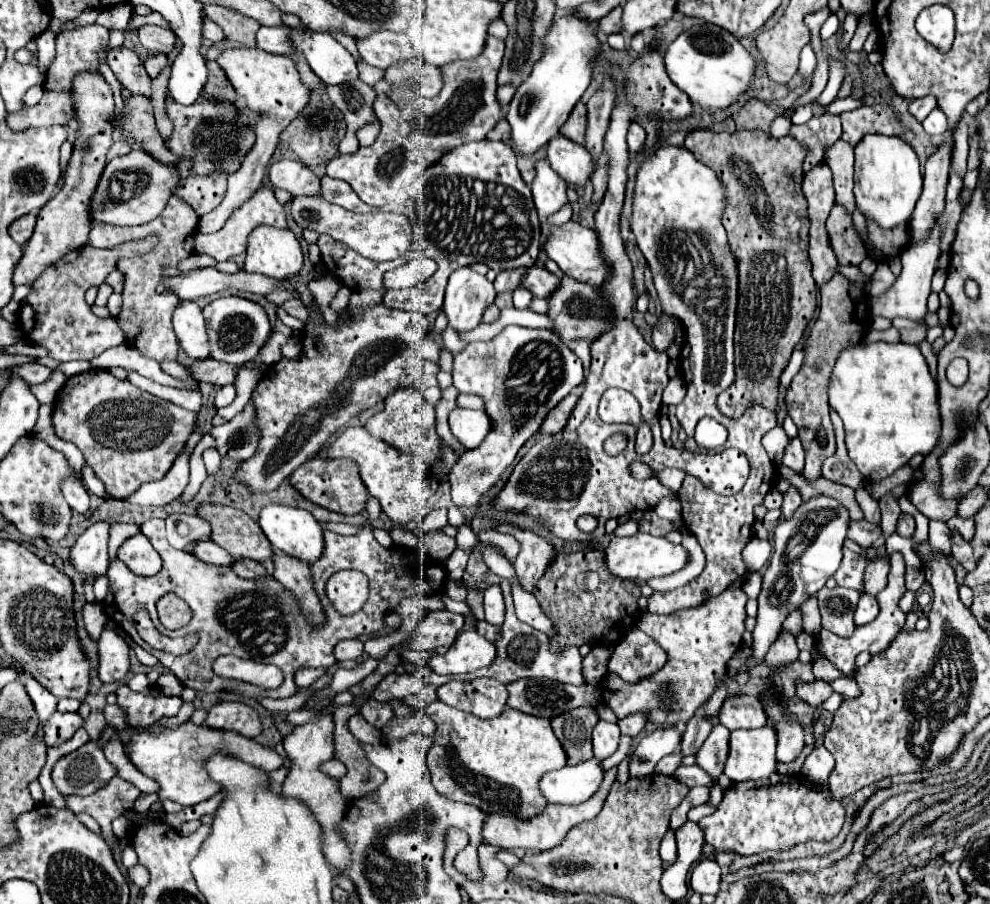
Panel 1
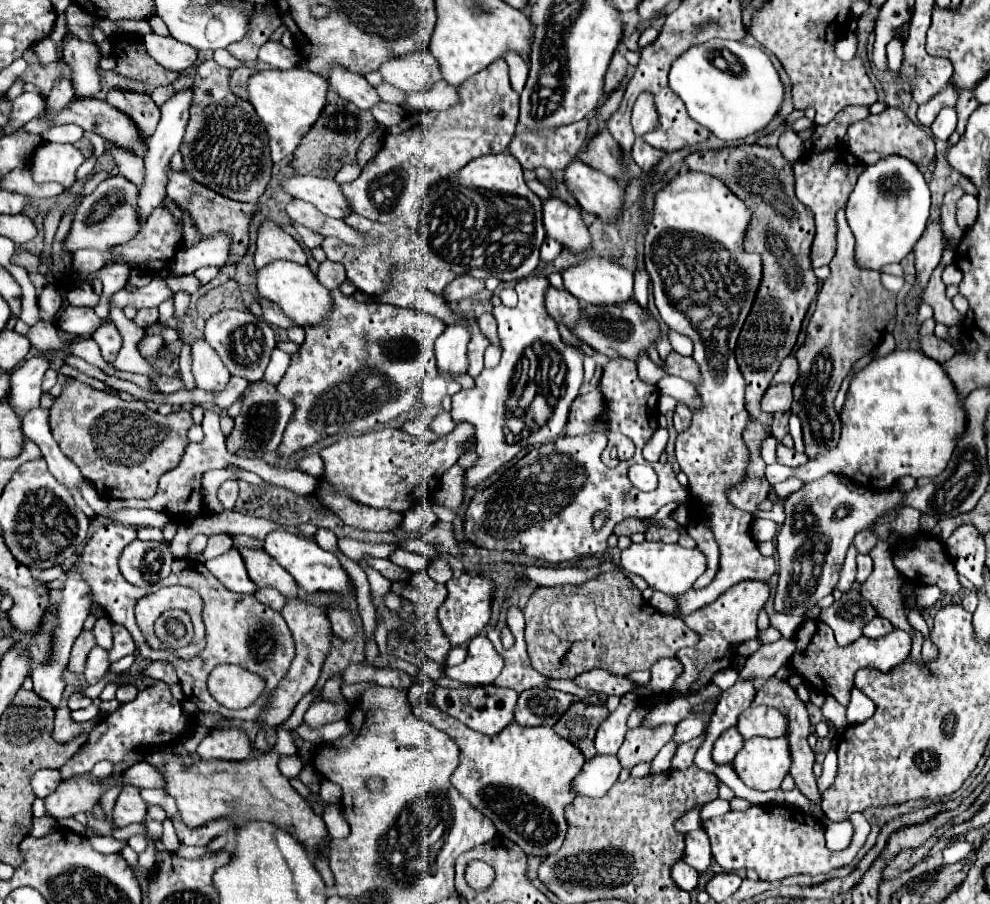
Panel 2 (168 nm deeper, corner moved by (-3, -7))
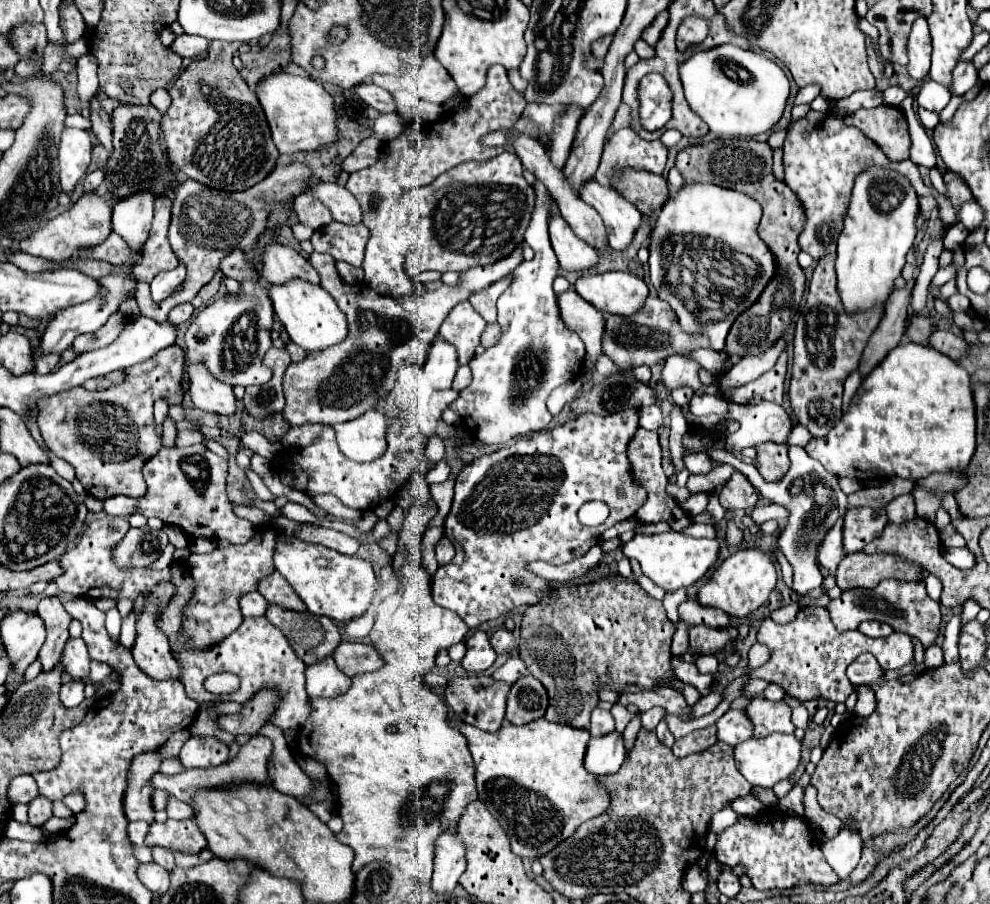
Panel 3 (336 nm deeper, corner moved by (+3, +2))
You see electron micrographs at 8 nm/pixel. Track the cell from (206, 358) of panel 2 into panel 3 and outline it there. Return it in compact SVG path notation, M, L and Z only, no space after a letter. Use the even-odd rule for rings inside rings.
M202 363L190 367L190 399L194 407L214 413L214 415L226 415L232 417L236 413L236 397L232 393L232 387L226 387L226 383L220 383L214 379Z

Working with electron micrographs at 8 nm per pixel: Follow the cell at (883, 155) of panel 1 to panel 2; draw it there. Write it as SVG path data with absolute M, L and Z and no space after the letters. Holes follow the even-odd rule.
M886 156L876 164L864 166L864 172L858 176L856 188L850 194L846 204L846 218L856 236L856 262L870 270L880 270L884 264L902 262L910 252L914 242L922 236L930 216L930 190L916 164L908 162L902 156Z

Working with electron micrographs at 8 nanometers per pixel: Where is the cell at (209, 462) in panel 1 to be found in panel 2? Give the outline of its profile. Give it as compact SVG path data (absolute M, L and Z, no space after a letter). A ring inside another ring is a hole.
M226 480L226 482L222 482L222 486L220 486L220 490L218 490L218 498L220 498L220 502L224 504L226 510L232 510L232 508L234 508L236 496L238 496L238 482L236 482L236 480Z

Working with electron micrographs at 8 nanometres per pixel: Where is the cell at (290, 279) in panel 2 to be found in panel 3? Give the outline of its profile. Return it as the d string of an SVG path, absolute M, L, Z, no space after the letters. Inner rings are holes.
M294 279L286 285L270 285L270 299L274 303L278 319L290 335L290 341L294 341L304 351L322 351L326 347L342 343L348 335L346 315L340 311L330 293L326 293L320 285L312 285L302 279Z

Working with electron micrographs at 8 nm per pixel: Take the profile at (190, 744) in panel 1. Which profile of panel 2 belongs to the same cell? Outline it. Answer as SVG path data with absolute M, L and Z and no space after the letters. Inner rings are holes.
M156 748L148 754L146 760L164 776L164 790L174 796L180 818L186 826L196 828L224 816L230 816L234 820L234 826L244 824L248 820L266 820L288 830L304 846L318 848L322 840L328 836L326 824L320 816L312 812L308 802L290 786L288 778L280 774L278 756L280 754L270 752L258 758L228 762L200 760L198 756L190 754L192 764L188 766L182 762L182 756L172 752L170 748Z

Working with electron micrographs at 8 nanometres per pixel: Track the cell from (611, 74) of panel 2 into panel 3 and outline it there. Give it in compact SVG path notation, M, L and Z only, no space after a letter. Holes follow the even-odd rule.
M606 35L606 37L598 39L598 43L594 43L594 47L592 47L592 53L594 53L596 57L604 59L604 57L606 57L606 53L608 53L610 43L612 43L612 35Z

